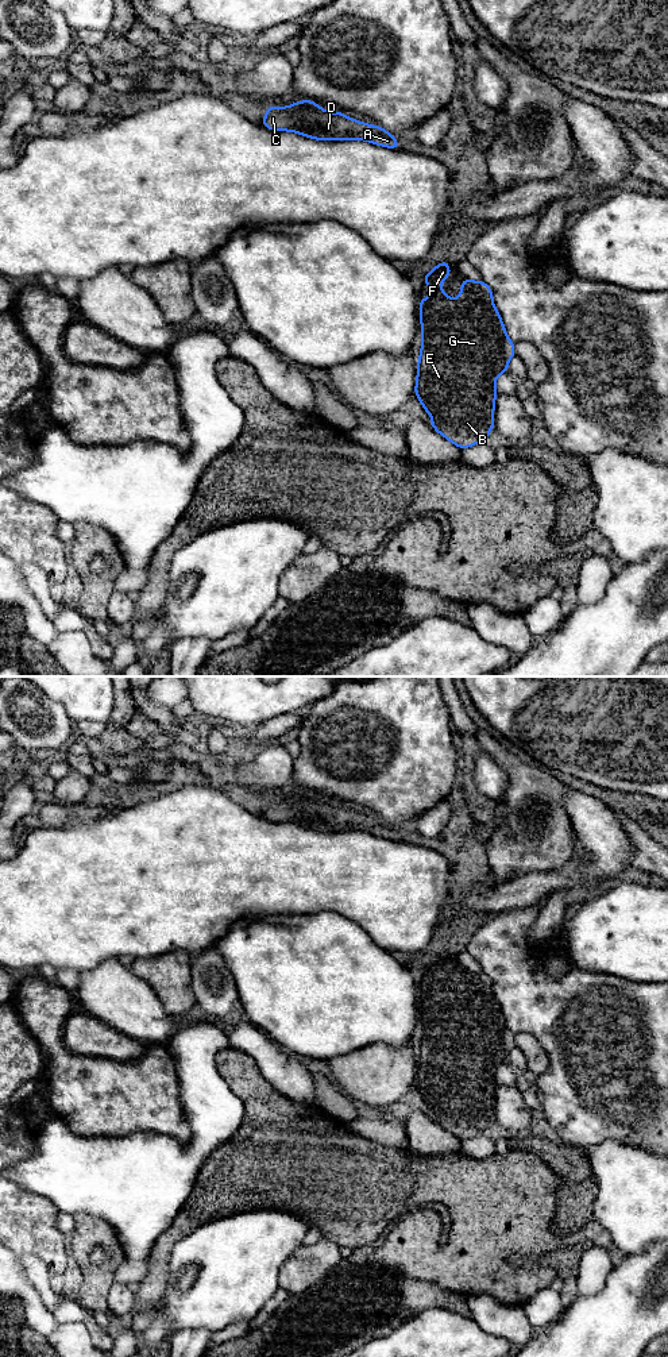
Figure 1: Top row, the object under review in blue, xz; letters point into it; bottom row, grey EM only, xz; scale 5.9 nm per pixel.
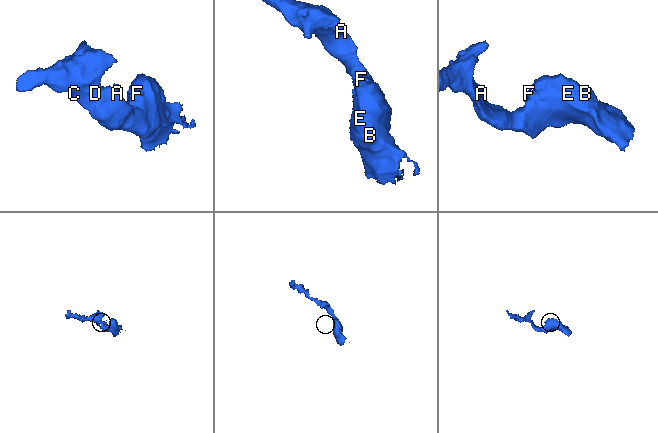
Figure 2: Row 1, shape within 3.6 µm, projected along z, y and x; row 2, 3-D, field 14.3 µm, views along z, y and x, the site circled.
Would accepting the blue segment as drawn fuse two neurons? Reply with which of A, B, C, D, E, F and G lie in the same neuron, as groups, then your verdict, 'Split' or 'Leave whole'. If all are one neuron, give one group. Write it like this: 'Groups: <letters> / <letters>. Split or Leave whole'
Groups: A B C D E F G. Leave whole

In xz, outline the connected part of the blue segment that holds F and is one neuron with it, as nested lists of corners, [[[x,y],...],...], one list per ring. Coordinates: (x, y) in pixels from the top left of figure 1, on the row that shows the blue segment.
[[[443,259],[421,280],[432,296],[418,300],[422,346],[414,394],[433,417],[430,427],[464,450],[482,443],[494,428],[494,404],[498,396],[494,383],[499,374],[509,371],[507,362],[516,356],[516,351],[494,307],[491,288],[483,281],[463,278],[462,297],[449,298],[440,286],[449,274],[449,263]]]

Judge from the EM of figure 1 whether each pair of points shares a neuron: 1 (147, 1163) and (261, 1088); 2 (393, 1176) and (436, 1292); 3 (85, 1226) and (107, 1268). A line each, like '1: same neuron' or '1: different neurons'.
1: different neurons
2: different neurons
3: same neuron

